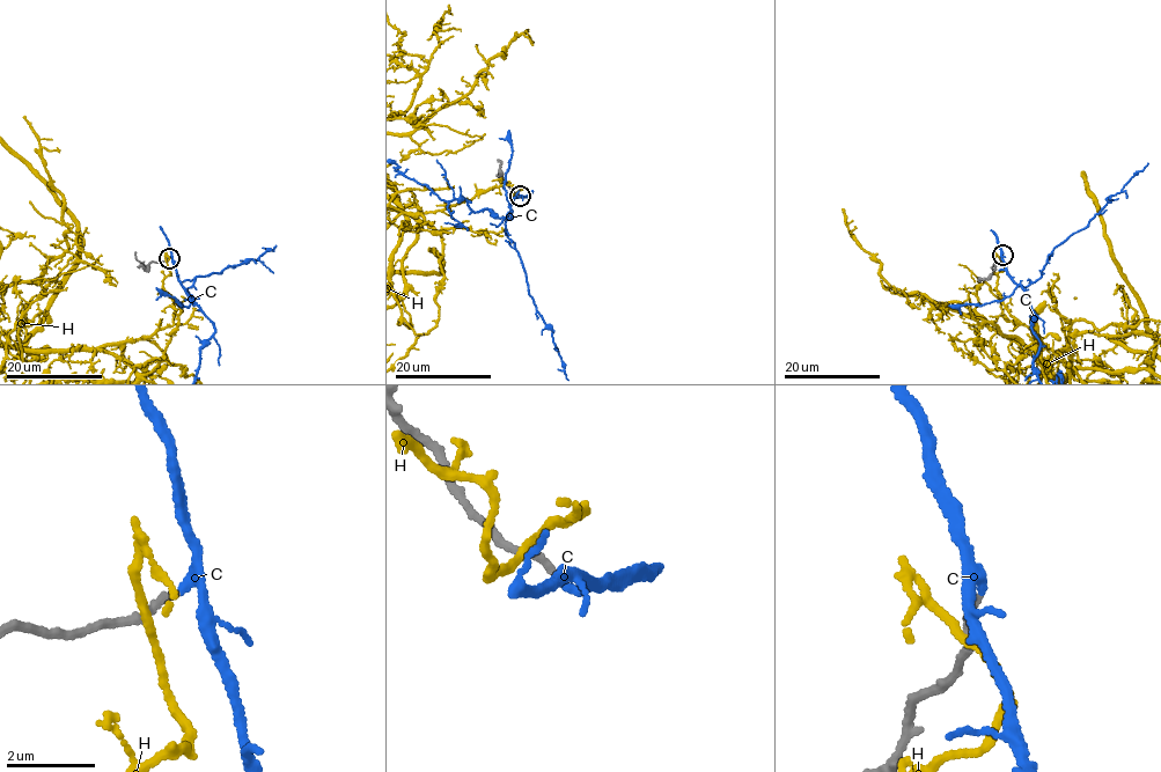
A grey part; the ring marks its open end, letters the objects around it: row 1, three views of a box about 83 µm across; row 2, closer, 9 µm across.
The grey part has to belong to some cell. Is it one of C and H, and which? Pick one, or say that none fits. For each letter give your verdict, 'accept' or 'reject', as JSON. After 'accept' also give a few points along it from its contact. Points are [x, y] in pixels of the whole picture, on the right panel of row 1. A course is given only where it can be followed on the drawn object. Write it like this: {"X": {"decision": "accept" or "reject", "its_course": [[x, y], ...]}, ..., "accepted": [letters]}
{"C": {"decision": "accept"}, "H": {"decision": "reject"}, "accepted": ["C"]}

